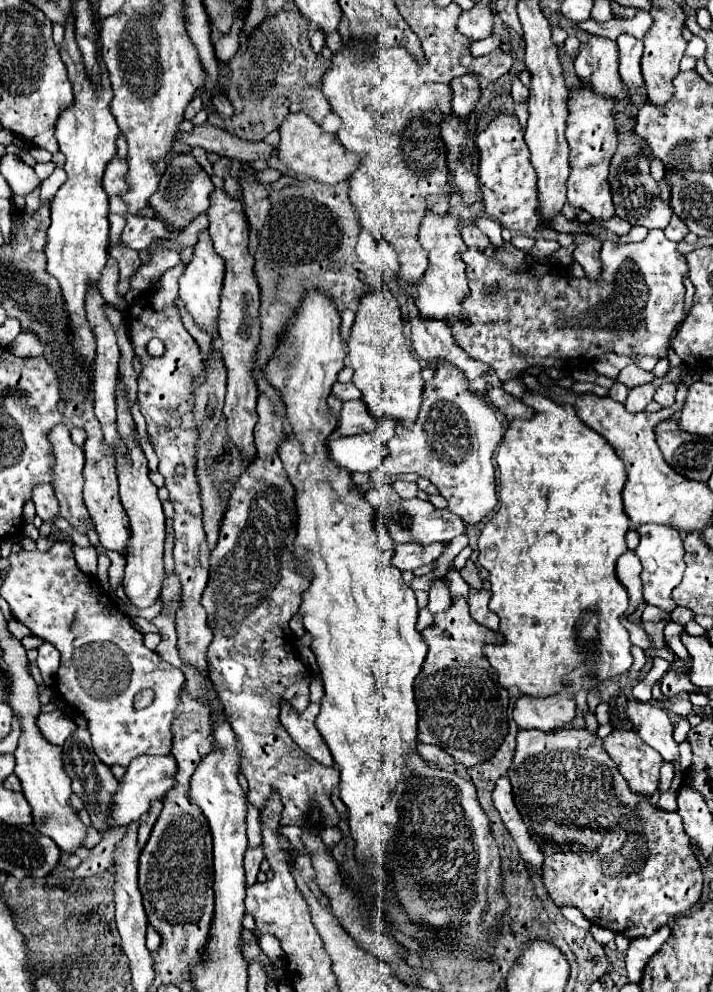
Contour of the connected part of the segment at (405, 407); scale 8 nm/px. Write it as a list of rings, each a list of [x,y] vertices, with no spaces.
[[[389,289],[365,293],[359,299],[355,323],[347,341],[349,365],[355,369],[353,383],[363,393],[363,401],[377,419],[393,419],[411,425],[421,407],[423,379],[421,365],[413,357],[403,335],[399,303]]]

